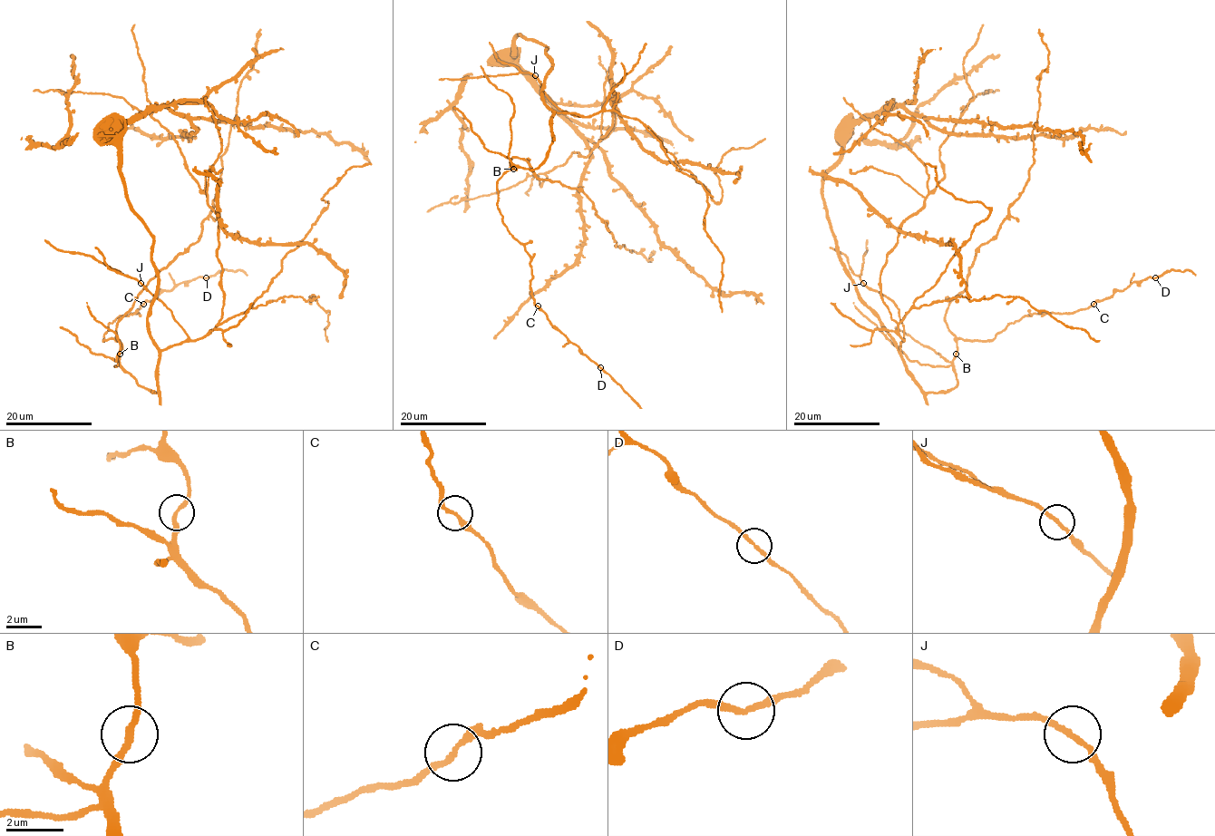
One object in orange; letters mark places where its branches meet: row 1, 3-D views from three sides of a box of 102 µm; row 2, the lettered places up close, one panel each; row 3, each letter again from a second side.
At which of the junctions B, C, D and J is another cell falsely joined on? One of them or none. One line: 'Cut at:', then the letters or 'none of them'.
Cut at: none of them

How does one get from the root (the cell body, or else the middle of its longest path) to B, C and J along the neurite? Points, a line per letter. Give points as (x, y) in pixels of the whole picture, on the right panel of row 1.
B: (873, 312), (893, 340), (905, 370), (923, 391), (946, 393), (957, 385), (952, 364), (956, 354)
C: (873, 312), (915, 383), (946, 393), (957, 385), (957, 339), (990, 340), (1025, 315), (1093, 304)
J: (873, 312), (899, 350), (904, 325), (899, 307), (884, 295), (869, 289), (863, 283)

